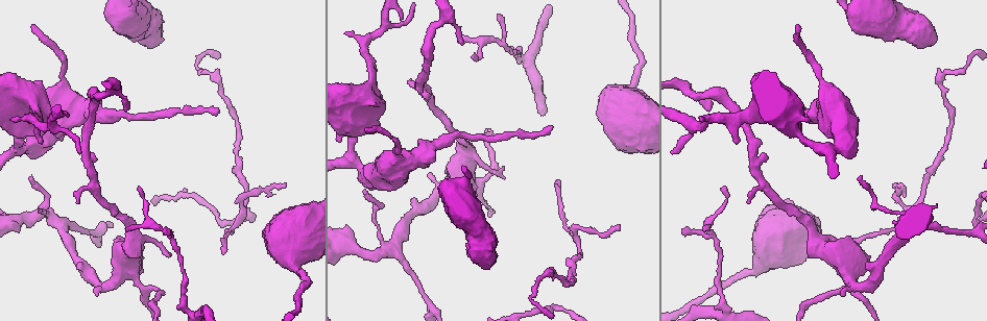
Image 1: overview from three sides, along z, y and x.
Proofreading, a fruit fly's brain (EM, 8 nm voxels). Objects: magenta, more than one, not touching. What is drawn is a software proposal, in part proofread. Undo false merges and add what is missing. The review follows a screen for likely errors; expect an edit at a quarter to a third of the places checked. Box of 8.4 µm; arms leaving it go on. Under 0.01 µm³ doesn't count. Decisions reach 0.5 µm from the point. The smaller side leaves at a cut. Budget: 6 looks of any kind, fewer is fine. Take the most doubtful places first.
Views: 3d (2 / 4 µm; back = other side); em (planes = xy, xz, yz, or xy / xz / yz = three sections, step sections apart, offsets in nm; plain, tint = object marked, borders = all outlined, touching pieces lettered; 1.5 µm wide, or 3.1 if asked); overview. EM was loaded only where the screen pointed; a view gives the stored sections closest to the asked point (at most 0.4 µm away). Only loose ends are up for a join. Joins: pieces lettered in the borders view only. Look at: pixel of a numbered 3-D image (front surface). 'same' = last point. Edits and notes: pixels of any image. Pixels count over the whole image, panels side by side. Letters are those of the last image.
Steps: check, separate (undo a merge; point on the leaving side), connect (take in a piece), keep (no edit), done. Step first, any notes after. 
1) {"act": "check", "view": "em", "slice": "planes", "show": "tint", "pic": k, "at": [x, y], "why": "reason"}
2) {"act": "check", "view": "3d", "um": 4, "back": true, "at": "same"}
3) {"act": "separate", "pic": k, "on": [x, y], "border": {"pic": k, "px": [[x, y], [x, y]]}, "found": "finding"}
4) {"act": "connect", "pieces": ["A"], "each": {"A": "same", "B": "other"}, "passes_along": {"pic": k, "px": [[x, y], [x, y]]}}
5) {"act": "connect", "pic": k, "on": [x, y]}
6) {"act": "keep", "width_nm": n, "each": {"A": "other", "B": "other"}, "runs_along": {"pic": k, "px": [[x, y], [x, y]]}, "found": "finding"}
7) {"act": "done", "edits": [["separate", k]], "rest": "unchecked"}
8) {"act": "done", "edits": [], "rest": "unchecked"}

{"act": "check", "view": "3d", "um": 2, "back": true, "pic": 1, "at": [473, 58]}

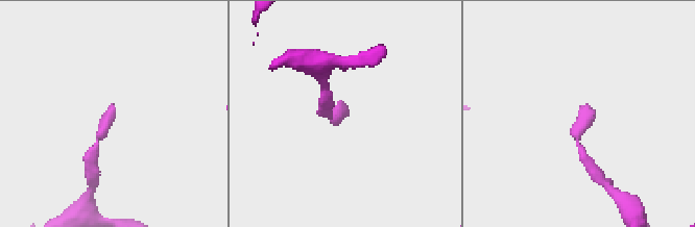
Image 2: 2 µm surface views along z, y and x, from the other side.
{"act": "check", "view": "em", "slice": "xy", "step": 4, "show": "borders", "pic": 2, "at": [113, 105], "why": "shape alone is not enough"}

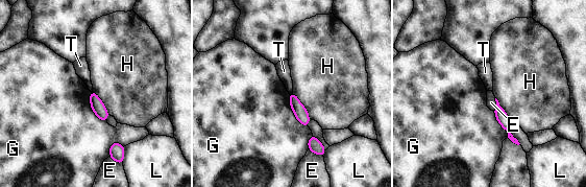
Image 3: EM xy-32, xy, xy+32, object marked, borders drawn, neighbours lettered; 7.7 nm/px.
{"act": "keep", "each": {"E": "other", "G": "other", "H": "other", "L": "other", "T": "other"}, "border": {"pic": 3, "px": [[292, 91], [289, 94]]}, "found": "no lettered piece goes on from it"}

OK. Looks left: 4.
{"act": "check", "view": "em", "um": 3.1, "slice": "yz", "step": 8, "show": "borders", "pic": 1, "at": [45, 211], "why": "thin neck"}

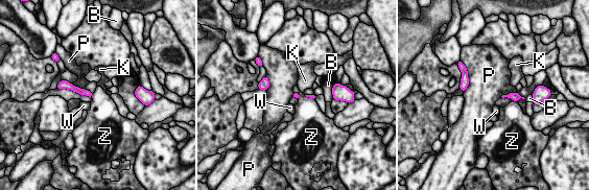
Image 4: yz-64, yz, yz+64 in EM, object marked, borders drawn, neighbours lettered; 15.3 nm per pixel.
{"act": "check", "view": "em", "um": 3.1, "slice": "planes", "show": "borders", "at": "same"}

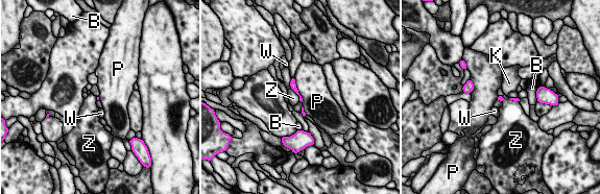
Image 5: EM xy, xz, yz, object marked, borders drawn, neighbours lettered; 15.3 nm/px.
{"act": "keep", "each": {"B": "other", "K": "other", "P": "other", "W": "other", "Z": "other"}, "border": {"pic": 5, "px": [[294, 77], [296, 89], [303, 101]]}, "found": "all the same neuron"}

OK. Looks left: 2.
{"act": "done", "edits": [], "rest": "unchecked"}

